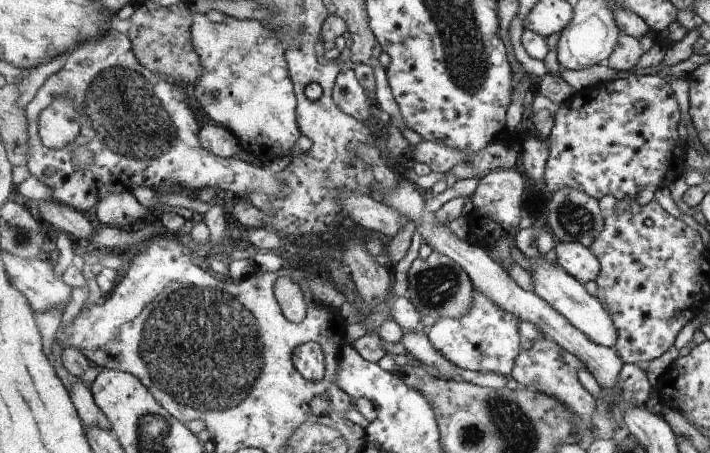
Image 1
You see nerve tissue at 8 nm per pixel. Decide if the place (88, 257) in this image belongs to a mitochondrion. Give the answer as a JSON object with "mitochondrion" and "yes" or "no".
{"mitochondrion":"no"}

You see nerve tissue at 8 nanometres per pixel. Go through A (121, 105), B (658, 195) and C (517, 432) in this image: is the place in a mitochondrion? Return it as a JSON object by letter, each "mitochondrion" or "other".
{"A":"mitochondrion","B":"other","C":"mitochondrion"}

